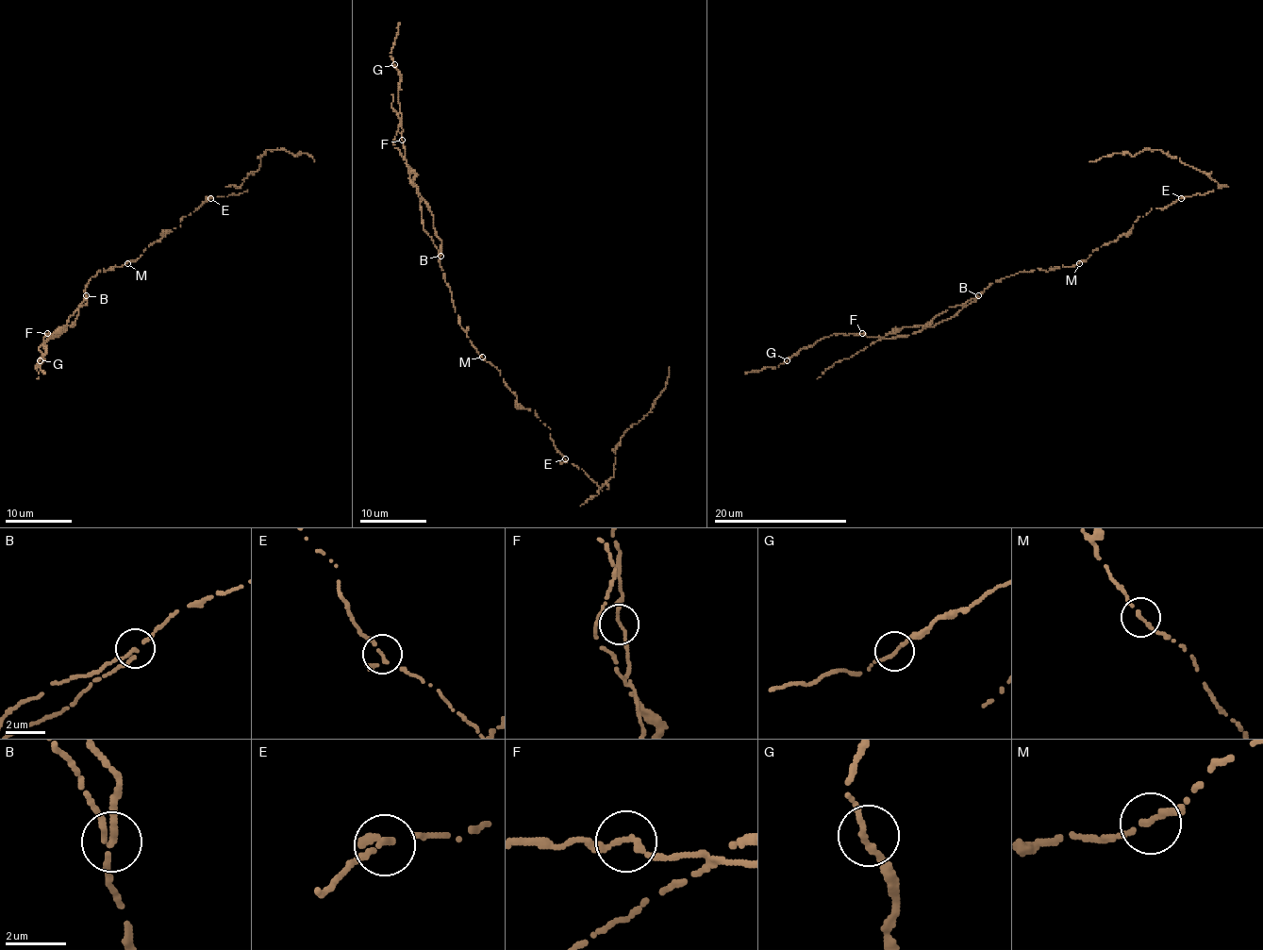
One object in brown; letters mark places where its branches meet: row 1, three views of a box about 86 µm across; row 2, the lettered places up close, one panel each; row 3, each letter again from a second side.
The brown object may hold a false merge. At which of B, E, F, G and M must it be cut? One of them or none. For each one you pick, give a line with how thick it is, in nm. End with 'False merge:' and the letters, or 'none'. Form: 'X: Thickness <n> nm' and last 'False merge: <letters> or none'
B: Thickness 160 nm
False merge: B

